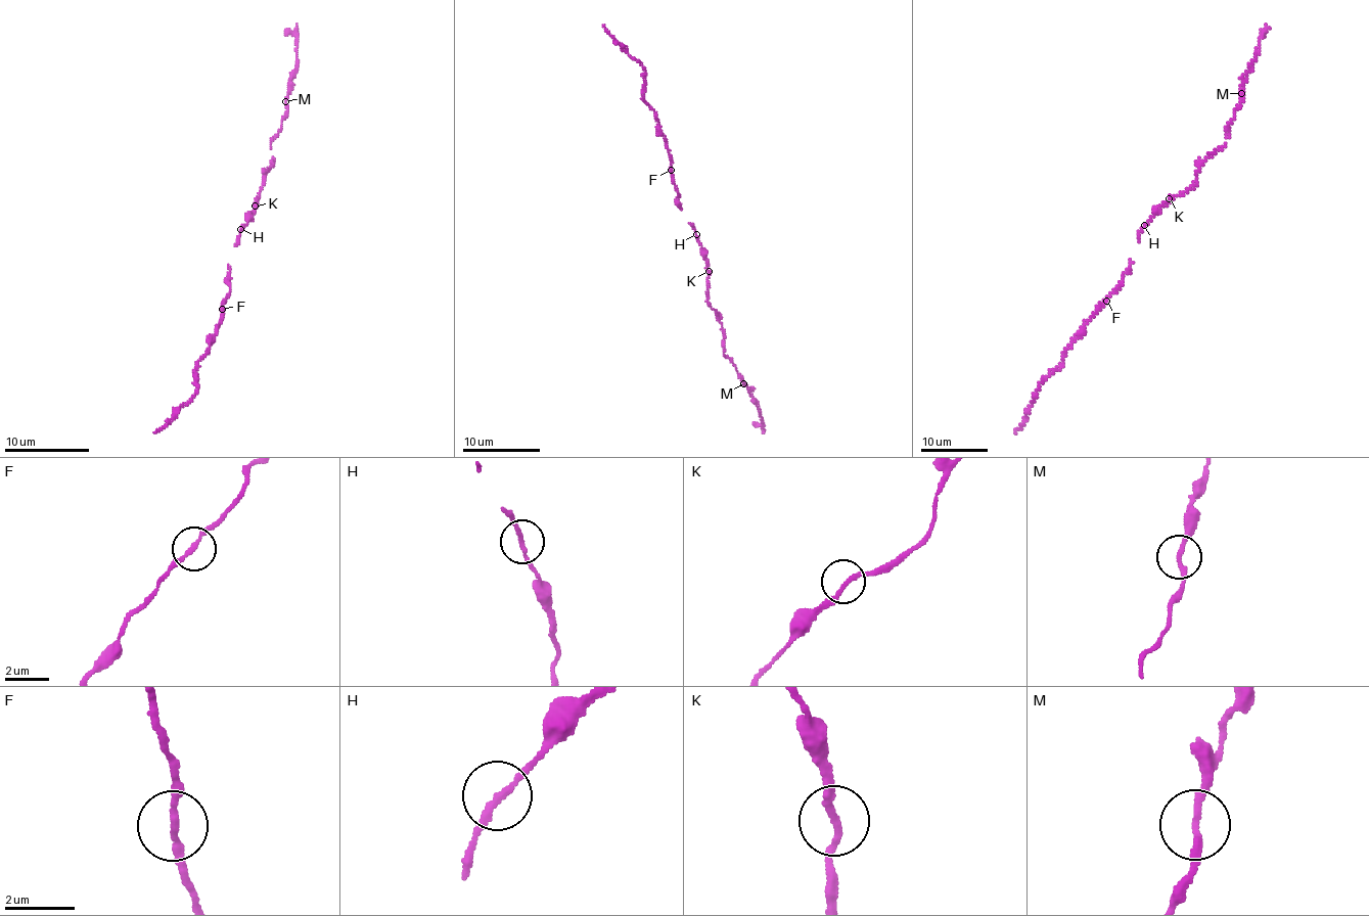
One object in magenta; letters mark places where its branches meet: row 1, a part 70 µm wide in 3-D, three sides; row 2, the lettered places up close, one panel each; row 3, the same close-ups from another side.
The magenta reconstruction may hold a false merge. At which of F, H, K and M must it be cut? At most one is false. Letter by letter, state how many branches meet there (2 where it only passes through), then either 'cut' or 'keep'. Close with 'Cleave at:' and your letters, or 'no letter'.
F: 2 branches meet; keep
H: 2 branches meet; keep
K: 2 branches meet; keep
M: 2 branches meet; keep
Cleave at: no letter

